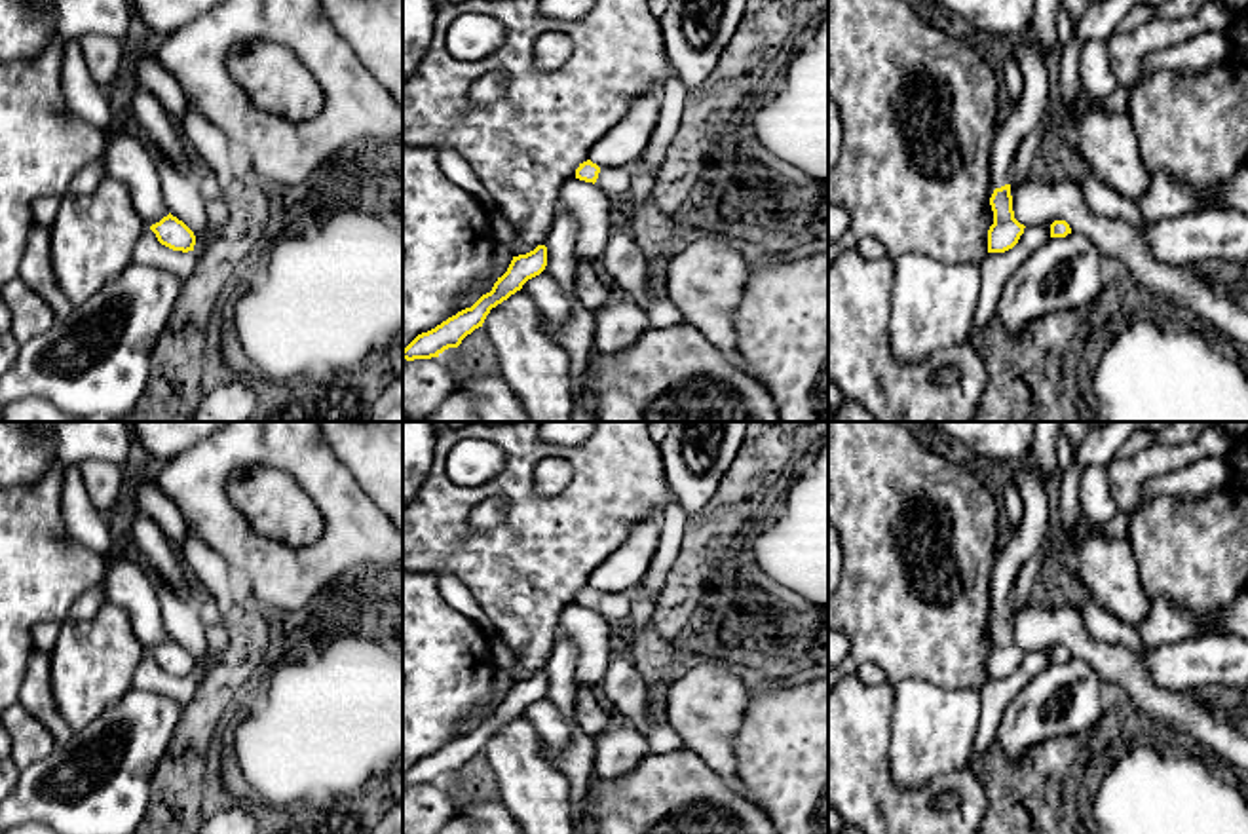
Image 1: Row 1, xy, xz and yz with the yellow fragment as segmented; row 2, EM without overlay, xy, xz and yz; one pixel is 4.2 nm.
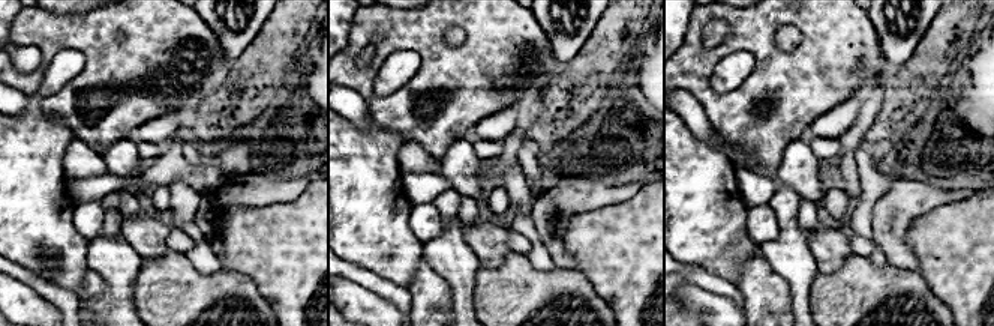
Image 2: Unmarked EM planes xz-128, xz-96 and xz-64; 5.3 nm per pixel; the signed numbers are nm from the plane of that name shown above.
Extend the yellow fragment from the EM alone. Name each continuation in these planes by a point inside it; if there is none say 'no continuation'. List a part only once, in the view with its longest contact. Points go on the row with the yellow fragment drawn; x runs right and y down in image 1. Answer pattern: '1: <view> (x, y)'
no continuation

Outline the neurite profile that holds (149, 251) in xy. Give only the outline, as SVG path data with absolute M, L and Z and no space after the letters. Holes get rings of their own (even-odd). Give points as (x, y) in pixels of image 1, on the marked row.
M150 226L139 237L133 249L133 262L144 266L156 266L175 274L179 279L186 281L196 266L198 266L198 253L196 251L173 251L161 245Z

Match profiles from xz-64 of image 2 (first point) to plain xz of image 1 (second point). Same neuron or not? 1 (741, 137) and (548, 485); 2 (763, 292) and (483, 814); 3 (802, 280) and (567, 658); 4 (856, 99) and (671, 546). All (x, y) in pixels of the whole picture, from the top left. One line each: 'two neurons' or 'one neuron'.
1: two neurons
2: two neurons
3: one neuron
4: two neurons

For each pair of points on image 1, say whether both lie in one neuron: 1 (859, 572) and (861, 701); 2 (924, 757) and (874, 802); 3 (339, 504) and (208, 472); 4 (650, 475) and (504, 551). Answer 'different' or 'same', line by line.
1: different
2: different
3: same
4: same

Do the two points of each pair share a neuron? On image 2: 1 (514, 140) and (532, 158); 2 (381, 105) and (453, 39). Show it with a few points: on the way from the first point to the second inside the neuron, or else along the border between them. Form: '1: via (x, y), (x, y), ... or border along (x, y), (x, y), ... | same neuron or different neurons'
1: border along (525, 141), (517, 152), (519, 167) | different neurons
2: border along (444, 32), (459, 27), (465, 39) | different neurons

